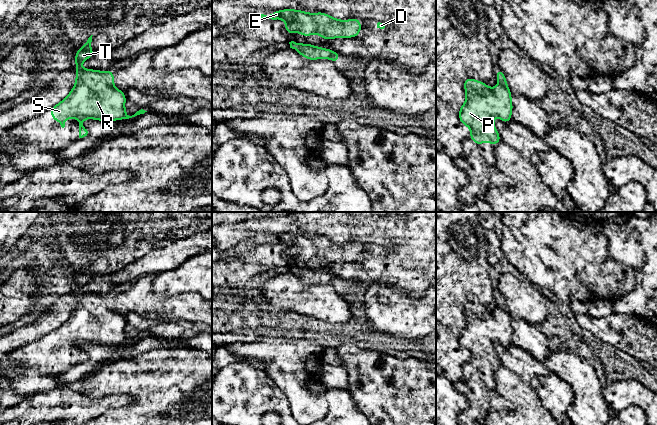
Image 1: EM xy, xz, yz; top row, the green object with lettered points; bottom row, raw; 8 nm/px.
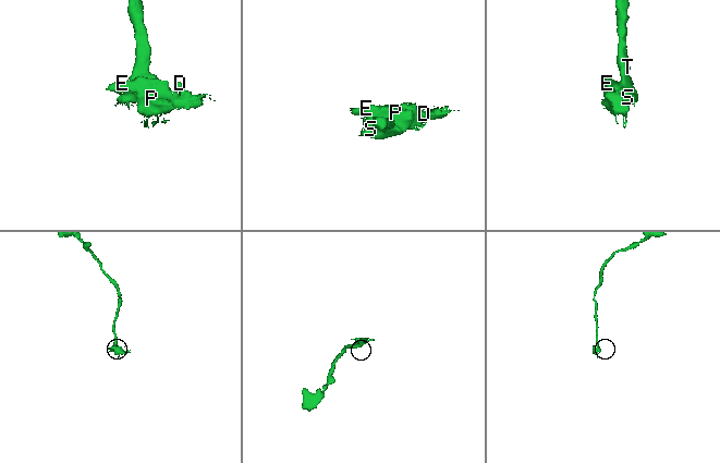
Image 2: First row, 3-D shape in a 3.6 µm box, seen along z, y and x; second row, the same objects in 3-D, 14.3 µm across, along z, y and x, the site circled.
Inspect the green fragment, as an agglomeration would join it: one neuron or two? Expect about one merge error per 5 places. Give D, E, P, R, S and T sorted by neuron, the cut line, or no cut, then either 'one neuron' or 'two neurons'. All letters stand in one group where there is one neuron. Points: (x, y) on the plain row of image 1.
D E P R S T; no cut; one neuron

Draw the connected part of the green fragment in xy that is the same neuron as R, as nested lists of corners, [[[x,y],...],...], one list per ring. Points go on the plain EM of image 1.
[[[91,259],[87,266],[81,270],[75,277],[75,292],[76,292],[76,302],[75,309],[70,314],[68,320],[64,322],[61,326],[55,330],[49,332],[51,336],[51,343],[56,344],[60,347],[61,351],[65,351],[65,345],[67,342],[78,343],[79,344],[79,362],[87,360],[88,355],[85,349],[82,348],[84,343],[94,343],[97,345],[115,345],[124,344],[135,341],[140,338],[144,338],[145,334],[141,333],[137,335],[134,339],[129,340],[126,338],[125,327],[126,319],[125,316],[117,313],[114,310],[114,296],[111,294],[99,295],[93,293],[81,293],[81,288],[88,284],[95,275],[91,272],[92,266]]]

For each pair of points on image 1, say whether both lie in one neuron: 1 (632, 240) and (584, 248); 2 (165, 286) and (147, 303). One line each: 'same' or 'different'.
1: different
2: different

